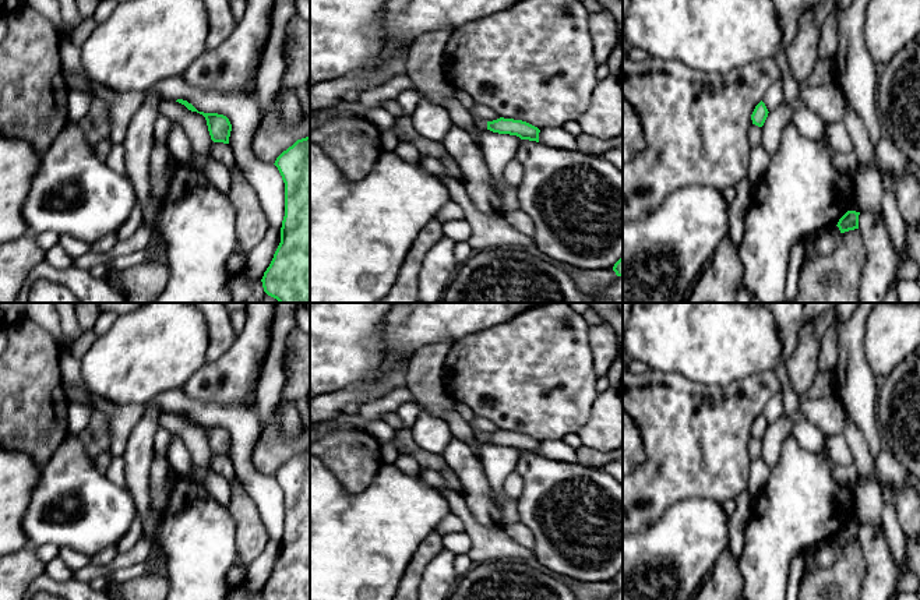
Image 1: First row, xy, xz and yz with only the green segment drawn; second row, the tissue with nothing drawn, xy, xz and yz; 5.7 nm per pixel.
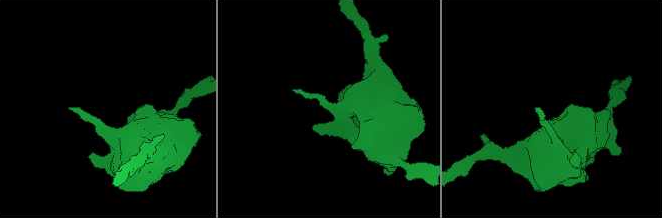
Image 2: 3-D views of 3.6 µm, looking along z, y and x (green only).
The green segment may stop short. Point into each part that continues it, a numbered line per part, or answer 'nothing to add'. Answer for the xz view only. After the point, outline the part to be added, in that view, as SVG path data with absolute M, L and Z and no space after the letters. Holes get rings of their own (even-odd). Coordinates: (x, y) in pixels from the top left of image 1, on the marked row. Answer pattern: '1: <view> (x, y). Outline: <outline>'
nothing to add

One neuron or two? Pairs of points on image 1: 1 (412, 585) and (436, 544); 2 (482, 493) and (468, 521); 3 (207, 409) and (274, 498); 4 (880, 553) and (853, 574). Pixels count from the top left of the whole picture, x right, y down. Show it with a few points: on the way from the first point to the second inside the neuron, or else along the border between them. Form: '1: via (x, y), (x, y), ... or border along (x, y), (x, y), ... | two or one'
1: via (412, 575), (418, 563), (426, 554) | one
2: border along (461, 490), (469, 512), (479, 522), (500, 528) | two
3: via (231, 424), (242, 436), (242, 461), (250, 475) | one
4: border along (857, 542), (864, 558), (863, 585) | two

